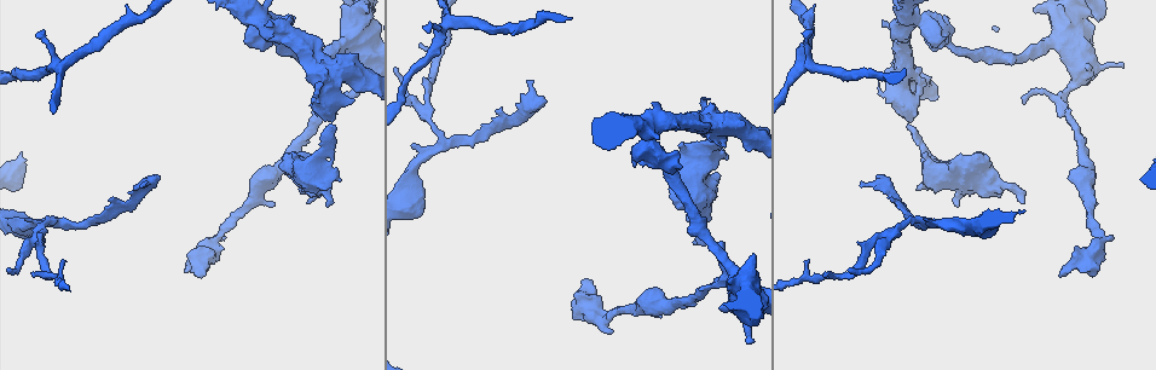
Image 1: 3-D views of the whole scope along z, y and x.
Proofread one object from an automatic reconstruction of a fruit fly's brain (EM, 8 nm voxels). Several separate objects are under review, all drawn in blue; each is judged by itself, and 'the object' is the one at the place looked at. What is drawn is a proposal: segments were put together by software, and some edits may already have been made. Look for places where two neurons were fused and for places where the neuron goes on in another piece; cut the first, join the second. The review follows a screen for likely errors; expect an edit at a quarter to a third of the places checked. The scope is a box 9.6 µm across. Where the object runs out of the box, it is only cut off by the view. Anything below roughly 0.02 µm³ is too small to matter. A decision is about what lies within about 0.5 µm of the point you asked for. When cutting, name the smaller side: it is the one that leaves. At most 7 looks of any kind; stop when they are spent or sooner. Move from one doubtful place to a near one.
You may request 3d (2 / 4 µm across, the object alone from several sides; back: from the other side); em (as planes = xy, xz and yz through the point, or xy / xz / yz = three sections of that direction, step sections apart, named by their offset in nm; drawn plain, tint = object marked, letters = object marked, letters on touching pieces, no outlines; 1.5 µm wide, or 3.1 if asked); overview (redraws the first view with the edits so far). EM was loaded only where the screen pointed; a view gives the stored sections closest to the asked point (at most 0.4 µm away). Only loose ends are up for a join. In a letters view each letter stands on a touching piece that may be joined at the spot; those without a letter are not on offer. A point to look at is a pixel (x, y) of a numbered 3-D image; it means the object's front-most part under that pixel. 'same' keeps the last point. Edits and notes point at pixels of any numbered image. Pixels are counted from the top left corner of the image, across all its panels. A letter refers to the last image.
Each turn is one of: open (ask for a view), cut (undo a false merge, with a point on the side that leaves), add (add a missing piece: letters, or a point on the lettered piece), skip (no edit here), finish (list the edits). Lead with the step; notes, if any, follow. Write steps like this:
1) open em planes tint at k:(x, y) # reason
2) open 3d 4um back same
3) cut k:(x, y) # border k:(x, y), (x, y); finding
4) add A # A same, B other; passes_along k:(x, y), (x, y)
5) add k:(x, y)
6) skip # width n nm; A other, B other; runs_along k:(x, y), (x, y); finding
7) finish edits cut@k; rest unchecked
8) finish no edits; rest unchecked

open 3d 4um at 1:(1124, 65) # tapers out

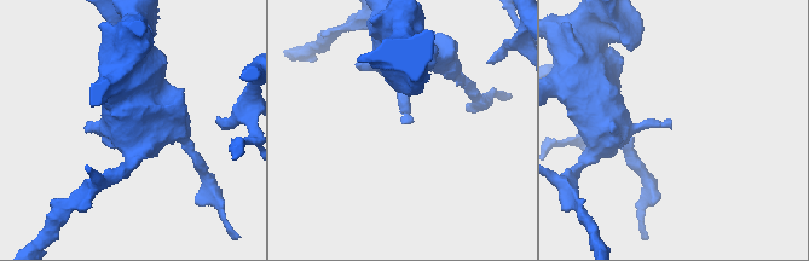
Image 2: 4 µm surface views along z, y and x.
open em planes plain at 2:(669, 123)

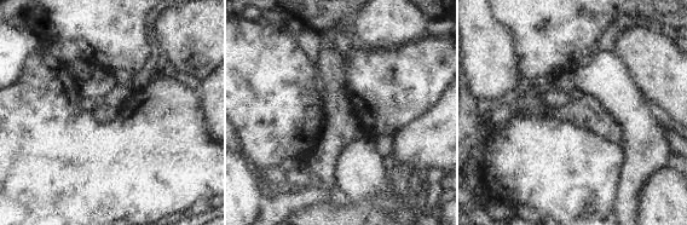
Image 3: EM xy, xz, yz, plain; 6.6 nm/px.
open em planes letters same

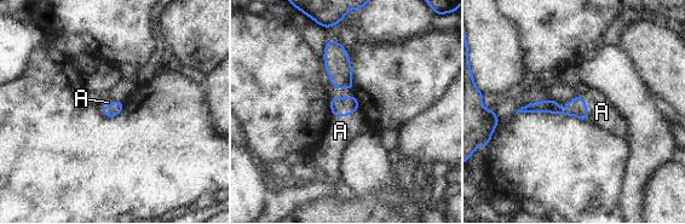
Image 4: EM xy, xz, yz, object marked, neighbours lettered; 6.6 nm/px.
add A # A same; passes_along 4:(340, 107), (345, 115), (340, 131); it goes on there

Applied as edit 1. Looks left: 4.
open 3d 2um back at 1:(355, 99)

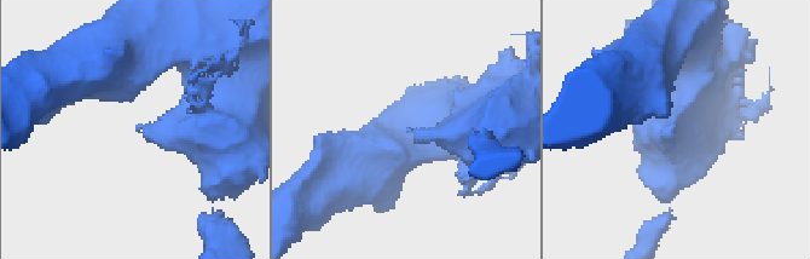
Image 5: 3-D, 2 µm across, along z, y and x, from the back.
open em planes tint at 5:(410, 132)

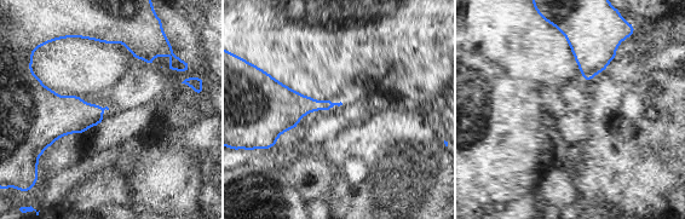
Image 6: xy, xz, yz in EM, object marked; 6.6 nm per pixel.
open em planes letters same

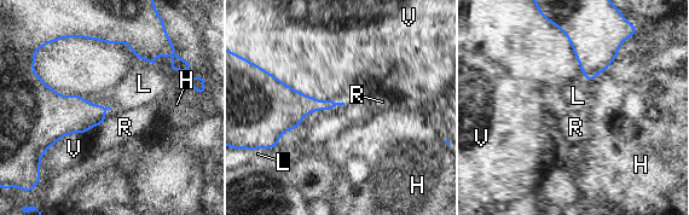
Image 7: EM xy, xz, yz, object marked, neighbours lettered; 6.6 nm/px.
skip # H other, L other, R other, V other; no lettered piece goes on from it

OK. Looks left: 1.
open em xy step 4 letters at 1:(41, 33) # free end

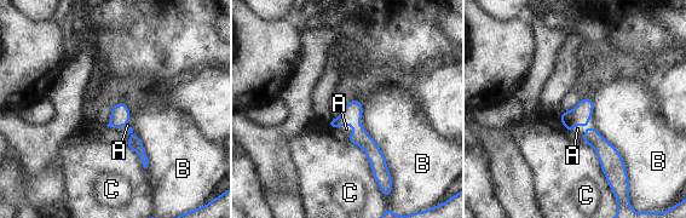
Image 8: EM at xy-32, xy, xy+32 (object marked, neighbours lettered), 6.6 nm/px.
add A # A same, B other, C other; passes_along 8:(581, 114), (583, 125), (577, 128); it goes on there

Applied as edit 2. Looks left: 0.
finish edits add@4, add@8; rest unchecked

